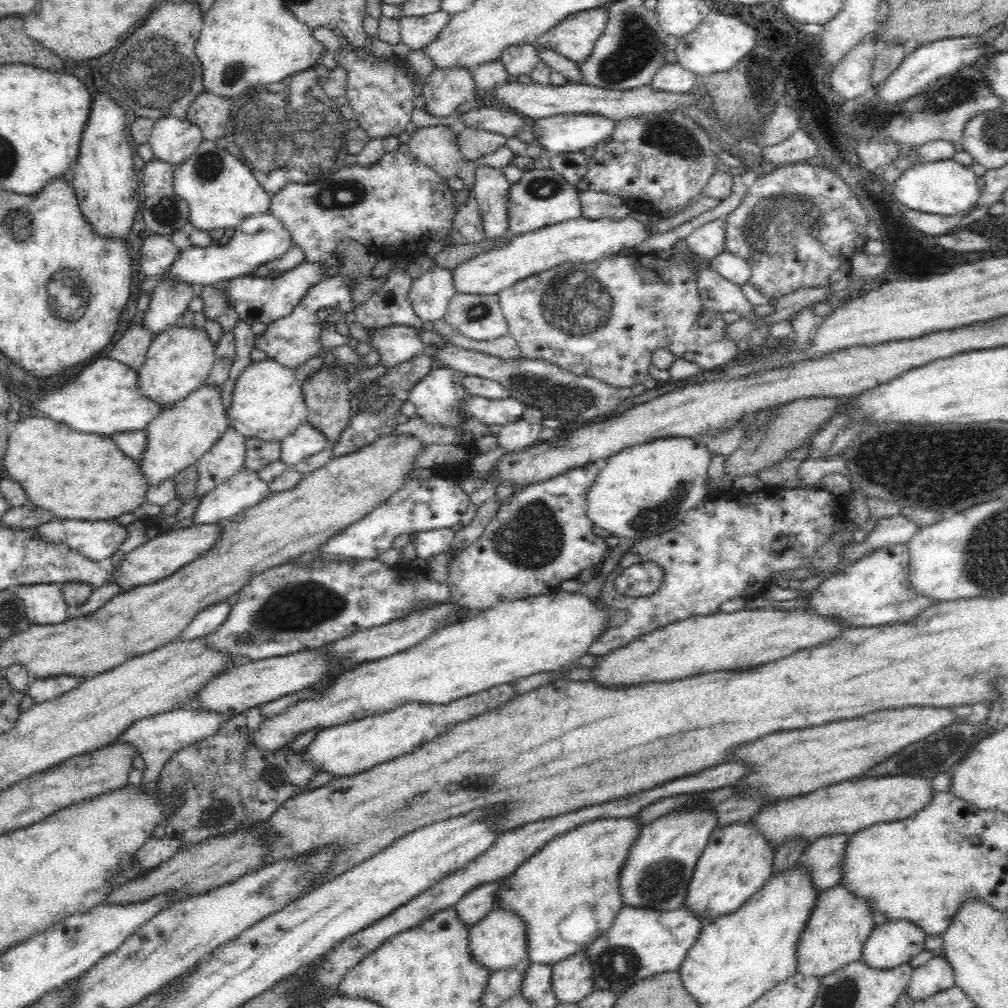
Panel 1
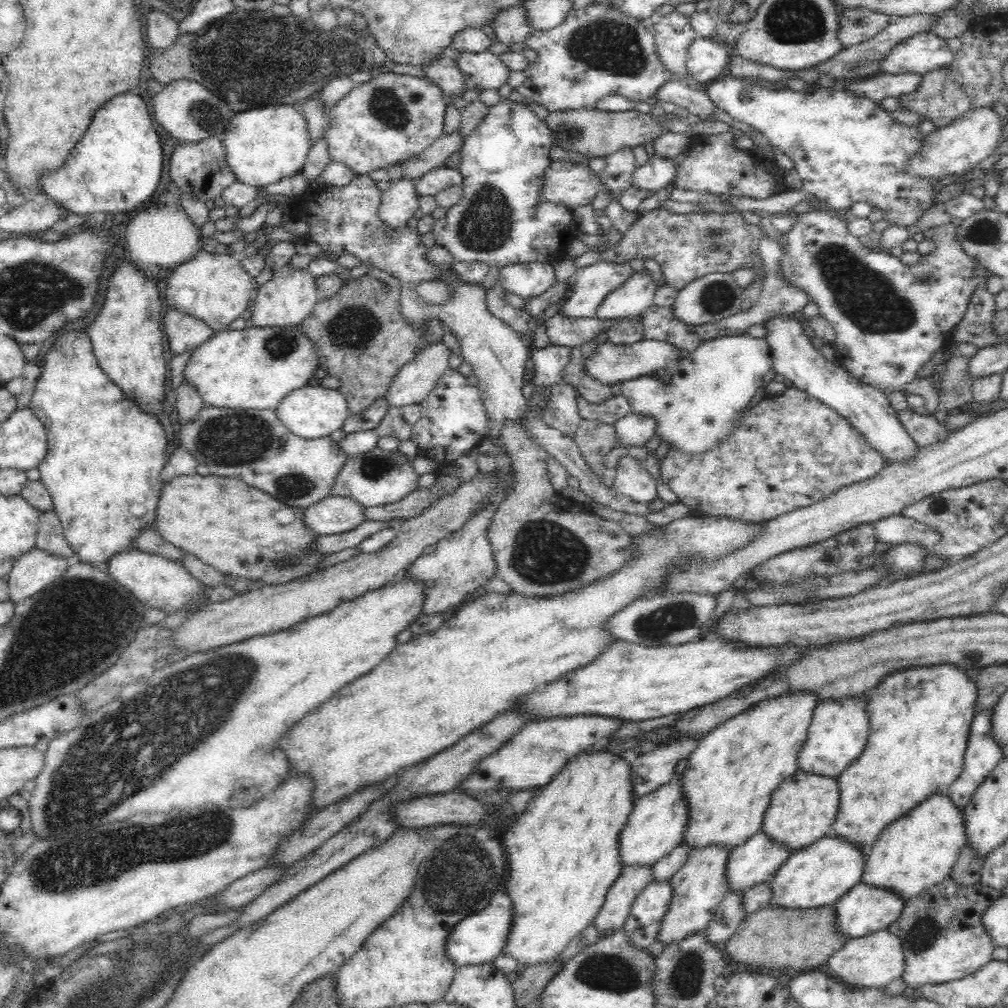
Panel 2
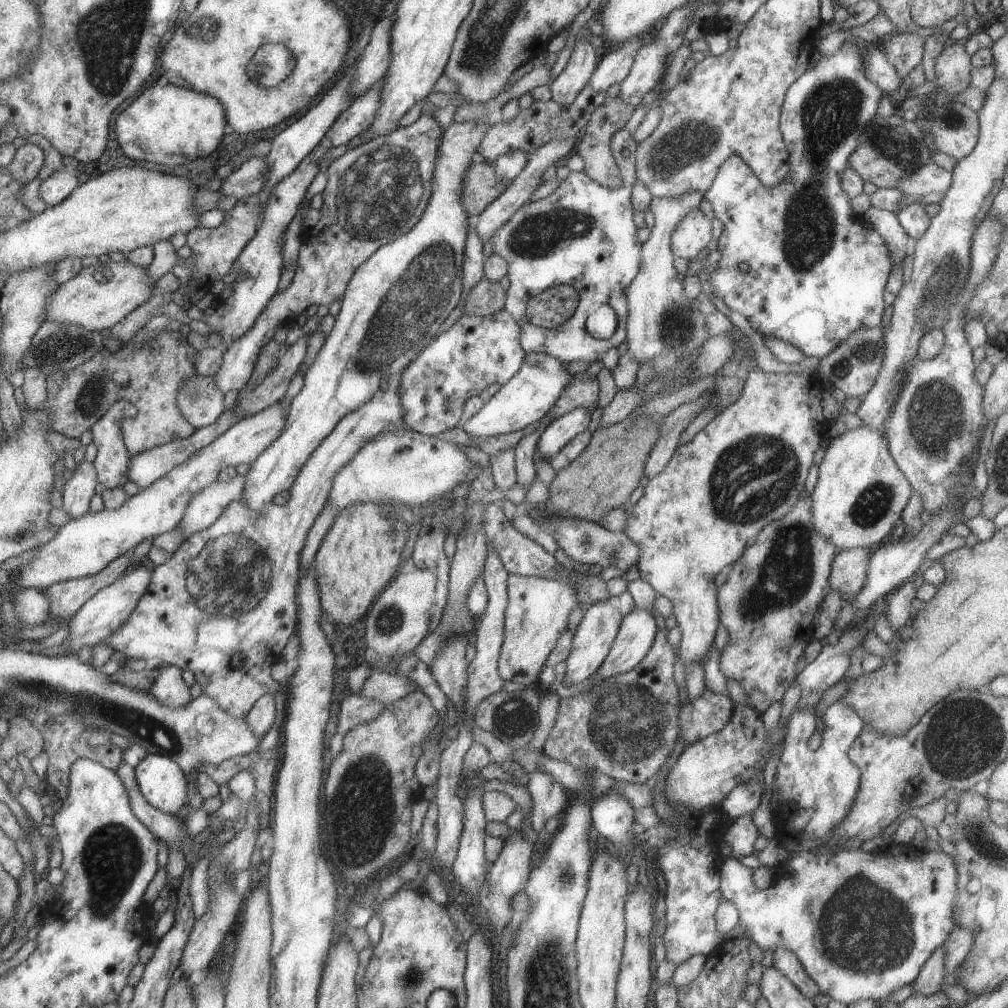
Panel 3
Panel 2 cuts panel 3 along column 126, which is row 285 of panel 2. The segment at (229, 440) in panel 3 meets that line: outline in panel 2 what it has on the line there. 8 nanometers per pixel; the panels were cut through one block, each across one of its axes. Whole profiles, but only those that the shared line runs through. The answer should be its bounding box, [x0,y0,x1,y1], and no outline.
[498,262,556,299]

